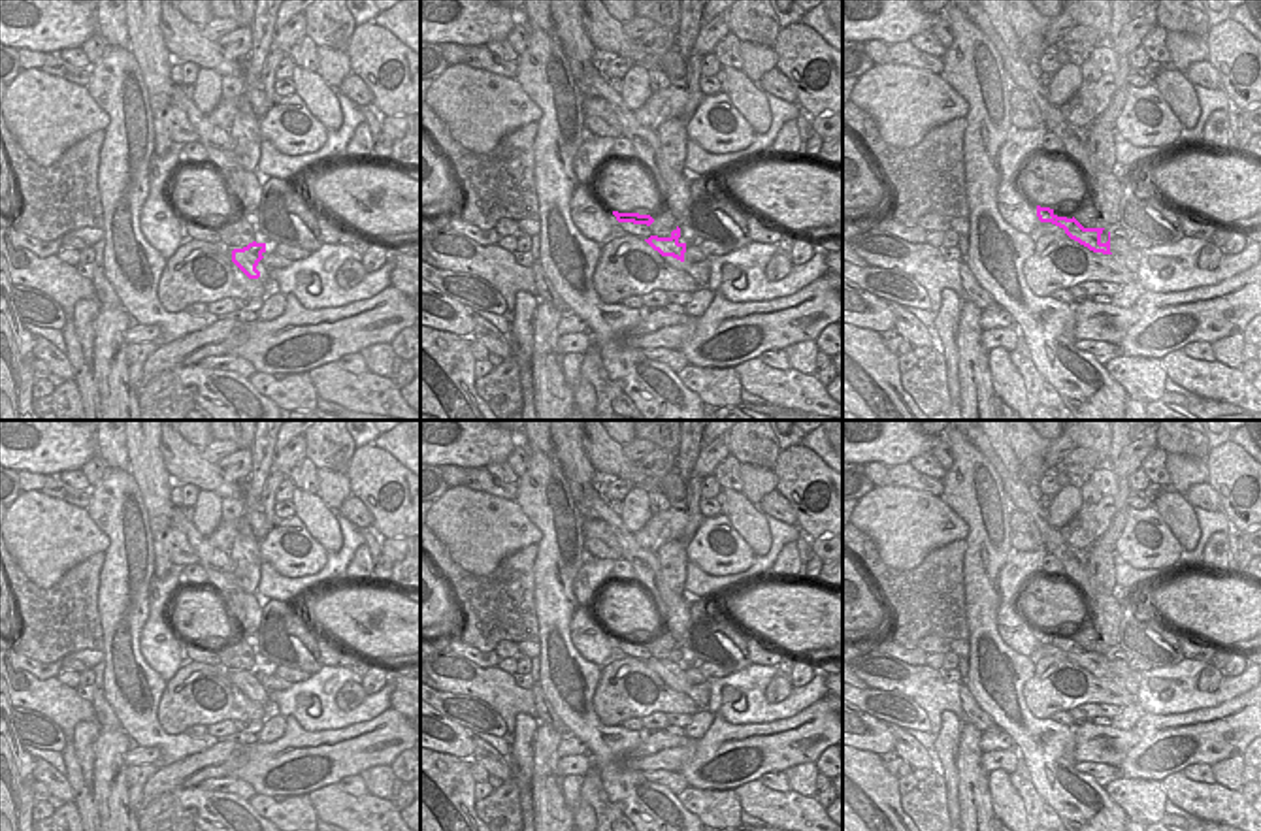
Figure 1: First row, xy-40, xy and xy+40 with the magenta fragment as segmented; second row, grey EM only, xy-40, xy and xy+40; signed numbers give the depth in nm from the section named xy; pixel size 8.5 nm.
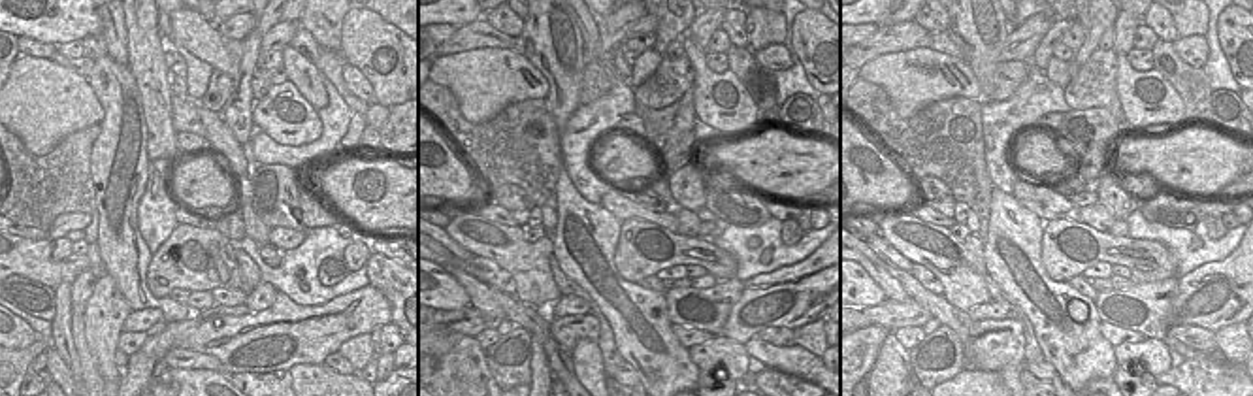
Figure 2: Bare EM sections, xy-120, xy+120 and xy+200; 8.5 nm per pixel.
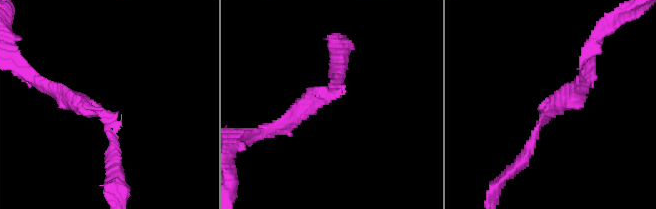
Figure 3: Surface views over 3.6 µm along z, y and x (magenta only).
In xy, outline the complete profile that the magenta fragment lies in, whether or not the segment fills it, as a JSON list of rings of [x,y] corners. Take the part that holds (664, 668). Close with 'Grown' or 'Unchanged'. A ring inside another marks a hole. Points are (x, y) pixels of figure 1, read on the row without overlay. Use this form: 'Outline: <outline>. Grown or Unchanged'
Outline: [[[677,648],[669,660],[650,658],[645,663],[662,678],[673,678],[684,684],[686,665],[680,665],[679,660],[680,660],[680,650]]]. Unchanged

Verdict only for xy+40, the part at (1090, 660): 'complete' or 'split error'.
complete

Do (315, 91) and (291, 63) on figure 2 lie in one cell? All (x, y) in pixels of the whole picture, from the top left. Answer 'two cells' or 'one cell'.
one cell

